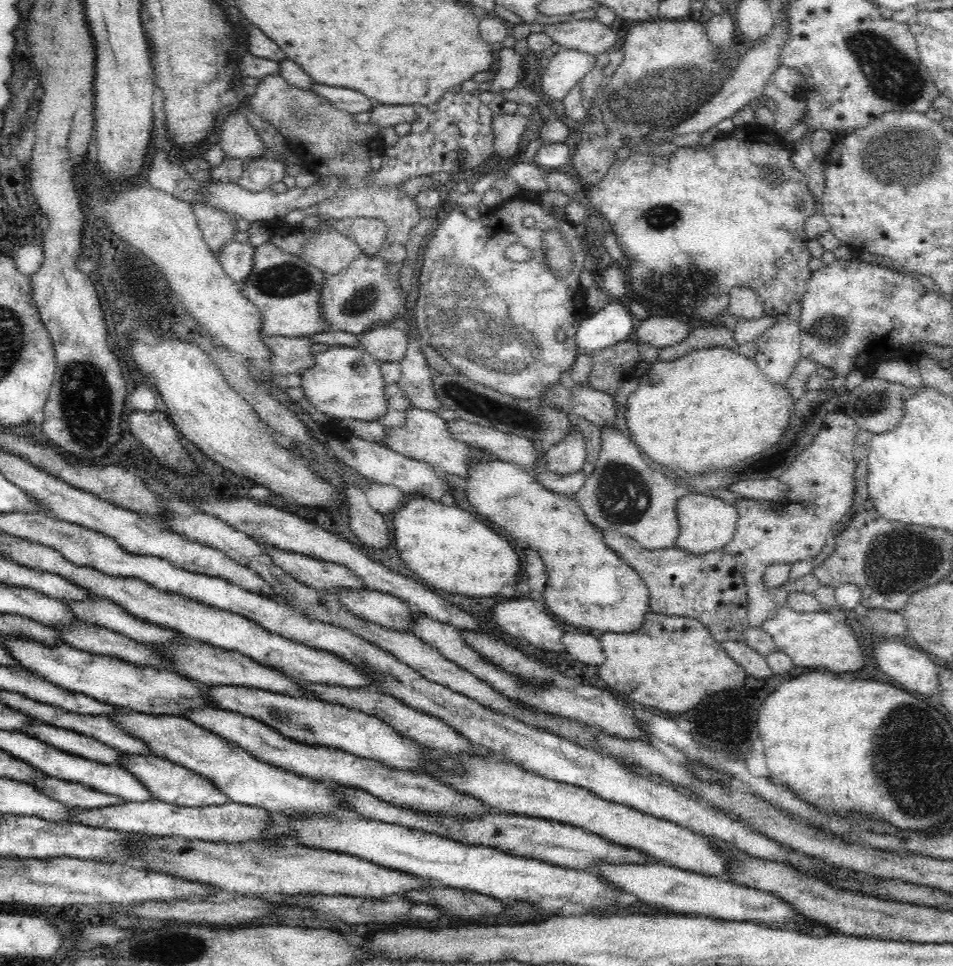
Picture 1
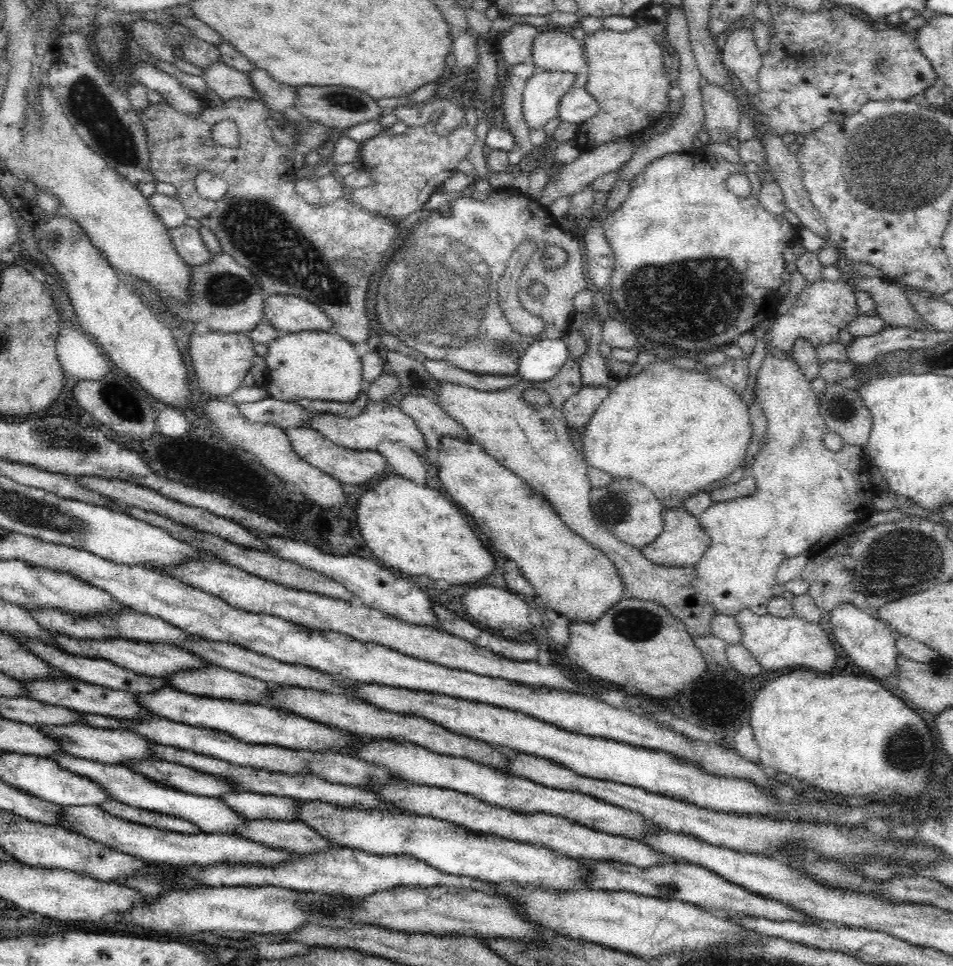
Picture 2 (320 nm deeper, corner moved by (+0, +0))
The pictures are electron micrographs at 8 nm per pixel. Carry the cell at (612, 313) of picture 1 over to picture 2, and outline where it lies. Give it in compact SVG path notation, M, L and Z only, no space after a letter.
M542 339L532 342L516 360L514 375L524 380L540 382L550 380L570 356L562 339Z

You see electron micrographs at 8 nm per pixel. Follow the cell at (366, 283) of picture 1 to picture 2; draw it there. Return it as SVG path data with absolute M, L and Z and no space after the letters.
M269 294L262 298L265 322L281 333L300 330L332 331L332 321L318 306L294 295Z

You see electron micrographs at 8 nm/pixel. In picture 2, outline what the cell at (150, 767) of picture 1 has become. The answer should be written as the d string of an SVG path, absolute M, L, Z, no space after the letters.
M236 791L221 796L230 808L244 818L252 819L294 819L297 820L299 801L273 794L258 794L252 791Z

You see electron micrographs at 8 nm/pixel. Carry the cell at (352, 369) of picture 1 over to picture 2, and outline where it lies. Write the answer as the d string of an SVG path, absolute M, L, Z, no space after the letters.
M300 330L294 333L281 333L279 338L270 340L264 356L268 377L267 390L270 395L278 400L294 402L298 398L310 400L336 400L338 402L352 402L364 387L362 378L362 350L349 340L342 338L334 331Z

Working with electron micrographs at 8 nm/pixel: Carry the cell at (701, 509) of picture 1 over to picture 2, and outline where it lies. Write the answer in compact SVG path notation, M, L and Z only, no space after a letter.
M682 506L662 511L664 527L662 533L650 544L640 549L642 555L660 566L685 567L695 565L710 546L710 538L699 528L699 519Z

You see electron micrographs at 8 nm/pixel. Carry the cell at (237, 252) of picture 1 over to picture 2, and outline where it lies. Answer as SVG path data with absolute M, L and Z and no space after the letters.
M186 225L176 228L166 228L174 250L186 265L202 265L210 261L213 256L204 241L200 239L199 231Z

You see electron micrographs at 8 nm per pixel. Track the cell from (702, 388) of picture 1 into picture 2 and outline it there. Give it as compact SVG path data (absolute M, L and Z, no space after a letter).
M659 361L644 366L636 375L619 378L617 386L610 390L609 395L600 403L598 410L590 416L588 424L582 430L580 438L583 460L588 464L588 467L606 472L610 477L616 476L616 478L623 480L634 478L646 486L654 494L654 497L661 502L662 506L670 509L680 507L683 501L689 497L694 497L701 491L703 492L709 484L726 479L734 473L738 466L744 463L746 447L750 442L750 436L752 436L752 426L750 425L750 417L748 417L749 408L740 399L740 394L733 391L730 384L724 384L718 377L712 368L701 369L697 367L694 370L686 371L678 369L674 364Z

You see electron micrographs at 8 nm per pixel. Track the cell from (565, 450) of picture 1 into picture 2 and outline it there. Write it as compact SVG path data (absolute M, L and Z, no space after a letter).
M584 386L562 404L562 412L566 422L582 435L584 426L588 424L590 416L598 410L600 403L609 395L608 386Z

